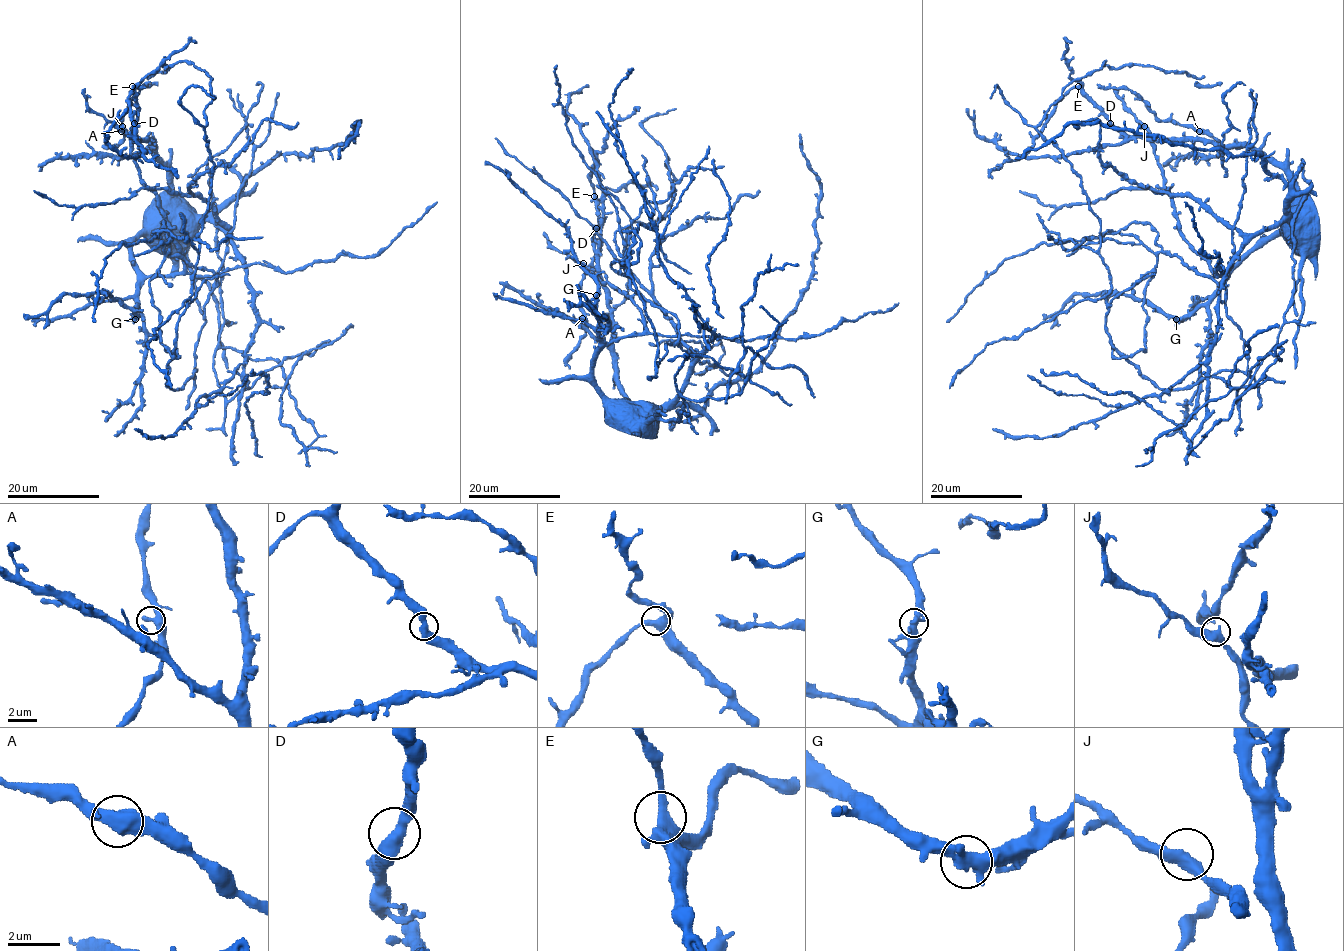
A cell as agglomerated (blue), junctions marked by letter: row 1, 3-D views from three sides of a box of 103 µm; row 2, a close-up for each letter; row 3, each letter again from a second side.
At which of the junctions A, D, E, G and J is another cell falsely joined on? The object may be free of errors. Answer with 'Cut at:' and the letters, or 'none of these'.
Cut at: none of these

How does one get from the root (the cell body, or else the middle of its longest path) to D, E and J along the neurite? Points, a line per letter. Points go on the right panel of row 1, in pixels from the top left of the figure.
D: (1290, 211), (1295, 200), (1293, 180), (1281, 168), (1261, 158), (1246, 146), (1122, 136), (1110, 123)
E: (1290, 211), (1295, 200), (1293, 180), (1281, 168), (1261, 158), (1246, 146), (1124, 136), (1078, 86)
J: (1290, 211), (1295, 200), (1293, 180), (1246, 146), (1151, 140), (1144, 126)

